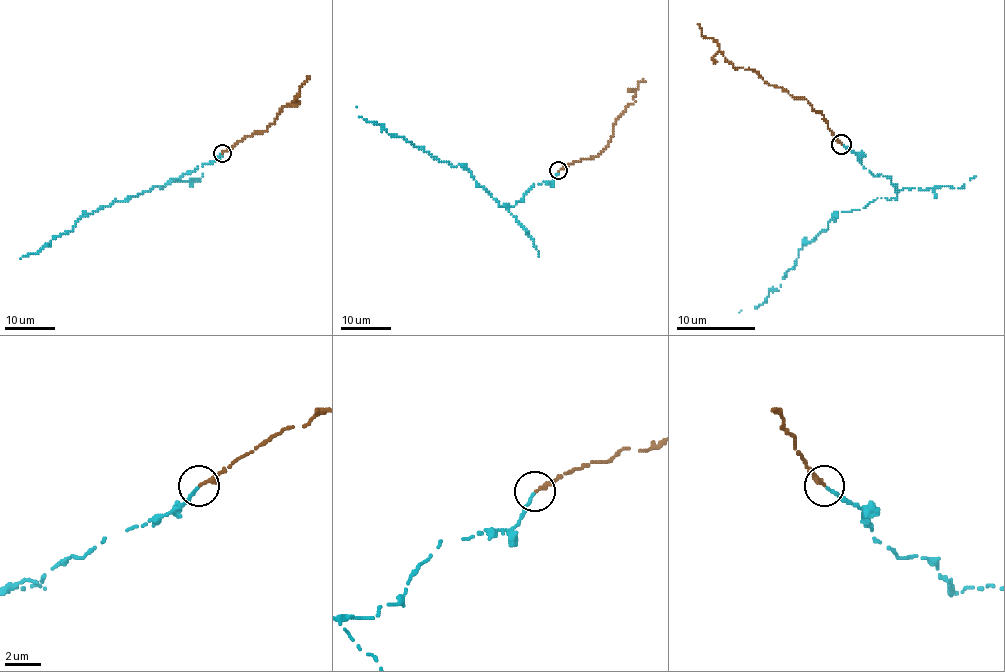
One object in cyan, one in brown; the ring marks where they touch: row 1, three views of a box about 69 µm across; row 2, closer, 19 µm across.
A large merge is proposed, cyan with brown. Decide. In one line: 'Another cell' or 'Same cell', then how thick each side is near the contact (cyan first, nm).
Same cell. Thickness 190 nm (cyan) against 240 nm

